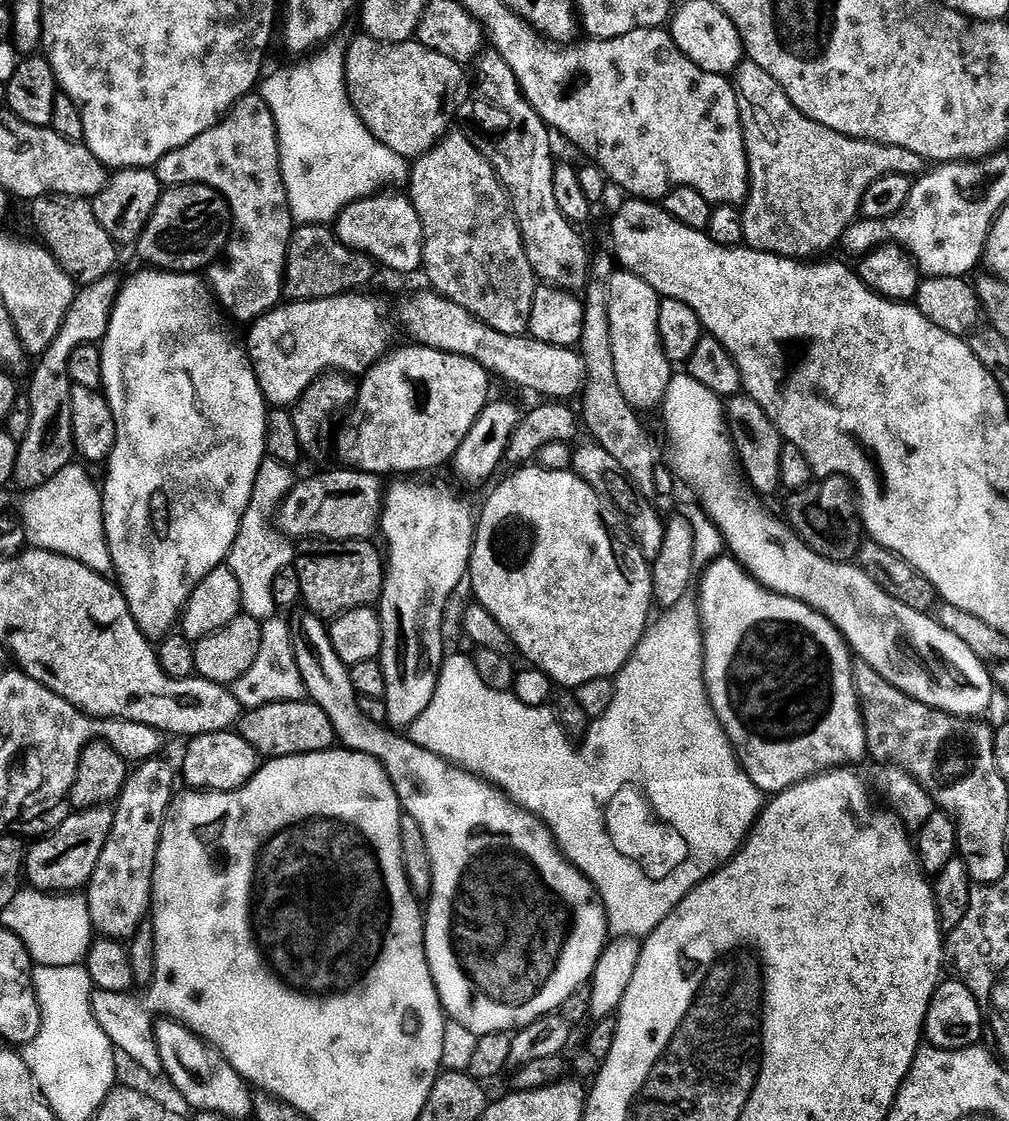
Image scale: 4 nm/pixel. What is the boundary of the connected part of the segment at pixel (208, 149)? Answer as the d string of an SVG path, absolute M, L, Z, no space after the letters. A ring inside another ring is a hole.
M244 96L220 123L170 153L167 164L169 185L205 184L228 204L232 241L225 246L224 257L206 275L217 305L229 317L245 322L271 312L284 296L284 271L294 221L280 169L278 130L264 97ZM260 164L268 175L261 180Z

